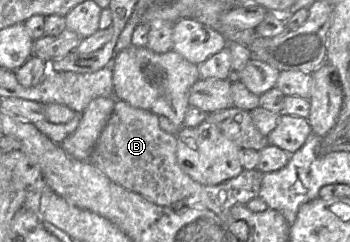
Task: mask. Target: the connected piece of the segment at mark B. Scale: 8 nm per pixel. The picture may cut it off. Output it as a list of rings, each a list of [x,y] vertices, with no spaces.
[[[116,100],[114,110],[101,131],[88,161],[103,175],[121,187],[142,195],[148,201],[170,208],[208,209],[217,214],[228,226],[240,221],[230,215],[230,209],[258,197],[263,174],[256,169],[245,170],[225,182],[213,186],[194,181],[179,166],[176,158],[177,136],[168,134],[159,126],[159,116],[151,111],[135,108],[122,100]]]

